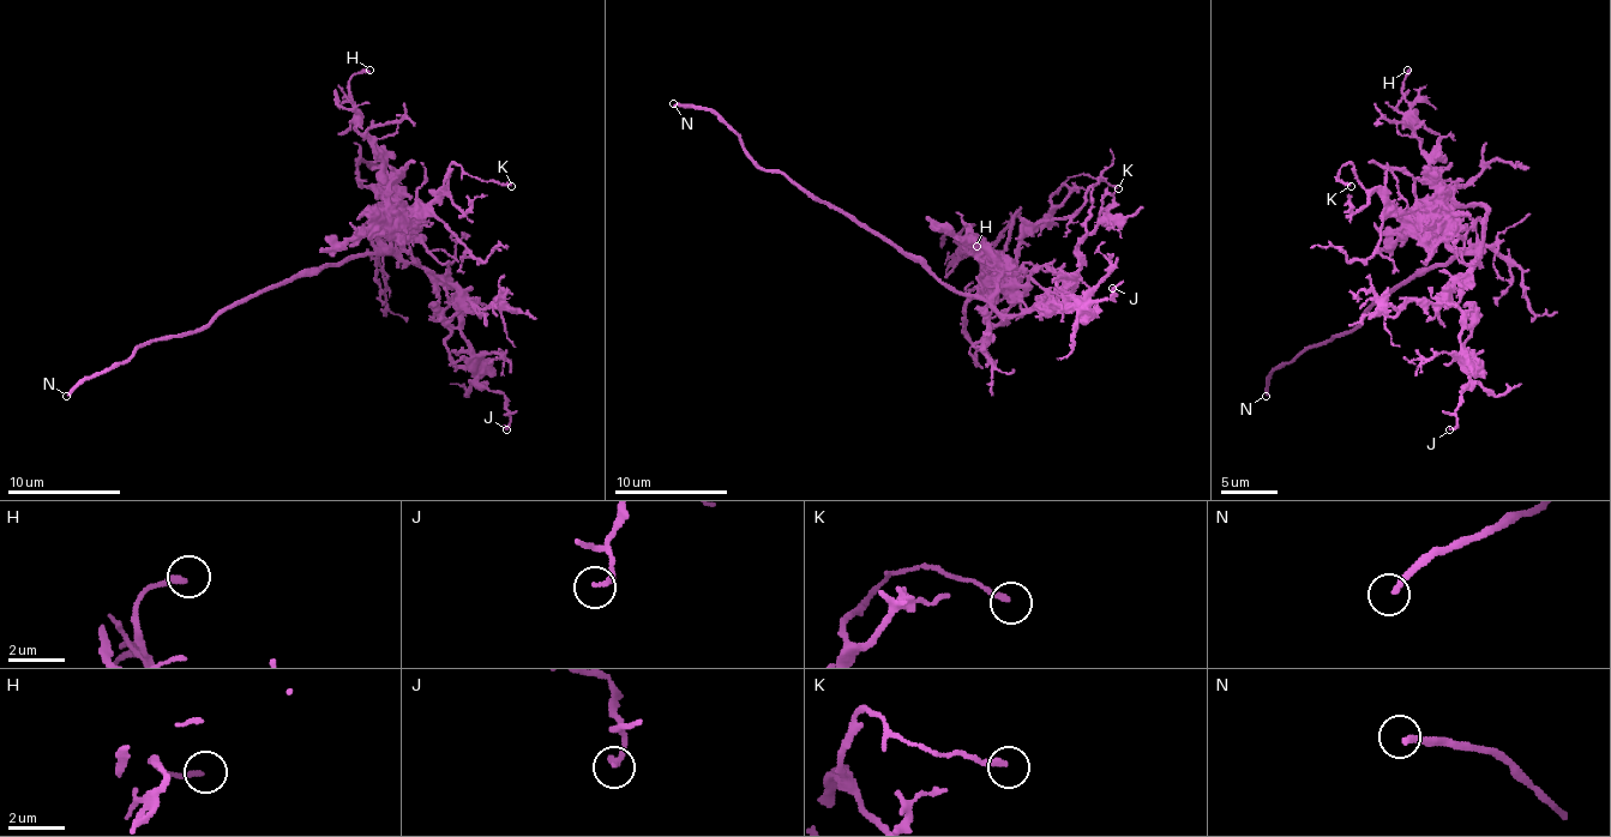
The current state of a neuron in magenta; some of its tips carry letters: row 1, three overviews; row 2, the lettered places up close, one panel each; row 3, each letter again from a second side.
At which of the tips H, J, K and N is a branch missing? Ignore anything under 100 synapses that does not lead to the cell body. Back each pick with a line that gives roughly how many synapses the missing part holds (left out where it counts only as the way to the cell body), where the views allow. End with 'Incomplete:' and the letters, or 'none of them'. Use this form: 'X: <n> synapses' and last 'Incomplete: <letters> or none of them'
Incomplete: N

